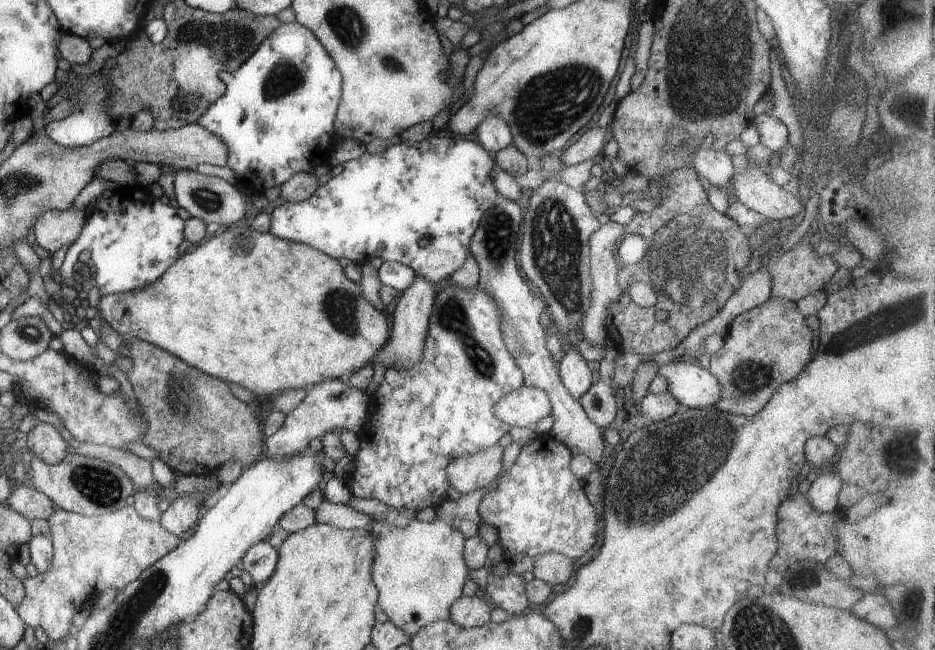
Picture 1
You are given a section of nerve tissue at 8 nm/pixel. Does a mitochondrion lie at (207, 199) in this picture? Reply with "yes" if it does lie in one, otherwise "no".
yes

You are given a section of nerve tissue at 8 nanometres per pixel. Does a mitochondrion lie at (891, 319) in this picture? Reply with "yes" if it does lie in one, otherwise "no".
yes

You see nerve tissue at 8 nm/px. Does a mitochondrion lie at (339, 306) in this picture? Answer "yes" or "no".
yes

